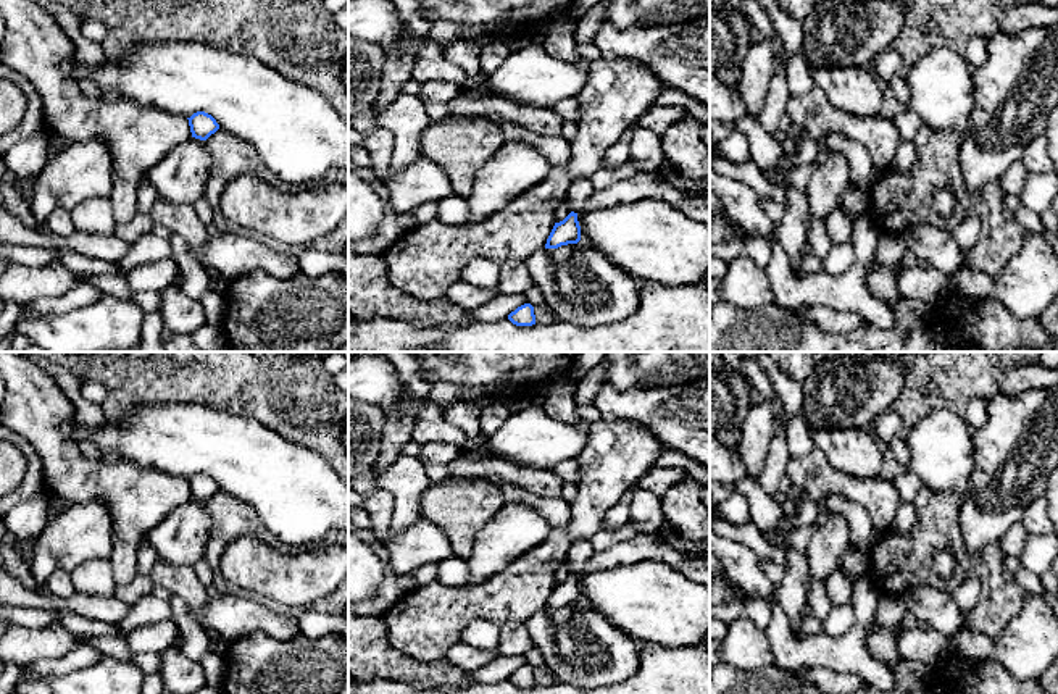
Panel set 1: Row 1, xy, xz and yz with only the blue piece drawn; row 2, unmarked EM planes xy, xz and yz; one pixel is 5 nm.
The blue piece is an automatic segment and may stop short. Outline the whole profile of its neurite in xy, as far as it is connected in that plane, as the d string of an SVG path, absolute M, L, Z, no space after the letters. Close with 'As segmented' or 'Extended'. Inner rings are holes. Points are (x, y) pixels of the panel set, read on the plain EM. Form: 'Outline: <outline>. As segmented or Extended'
Outline: M197 473L187 481L189 481L192 499L200 502L206 502L211 495L215 495L219 491L216 481L205 473Z. As segmented

